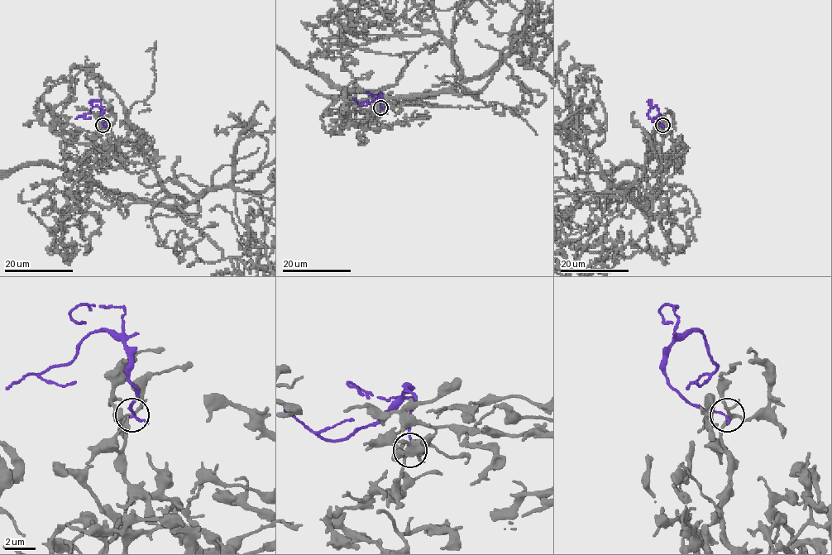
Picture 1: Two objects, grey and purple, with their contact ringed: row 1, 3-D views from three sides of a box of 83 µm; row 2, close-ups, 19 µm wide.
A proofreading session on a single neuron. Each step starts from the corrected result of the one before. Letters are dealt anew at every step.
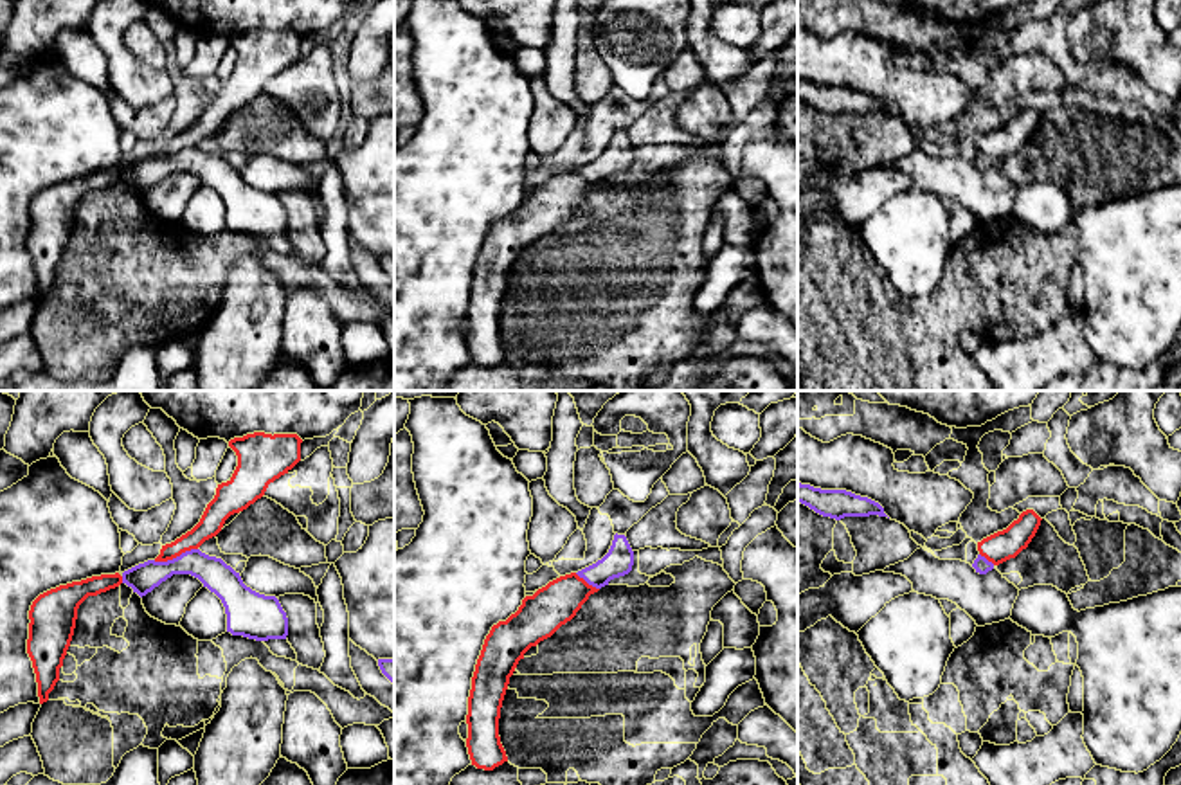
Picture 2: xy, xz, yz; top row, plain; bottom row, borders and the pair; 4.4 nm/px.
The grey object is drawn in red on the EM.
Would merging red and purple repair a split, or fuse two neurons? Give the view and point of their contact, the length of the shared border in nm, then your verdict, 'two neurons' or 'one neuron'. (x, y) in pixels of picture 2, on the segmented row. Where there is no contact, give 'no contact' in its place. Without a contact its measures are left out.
contact xy (175, 557); length 200 nm; two neurons

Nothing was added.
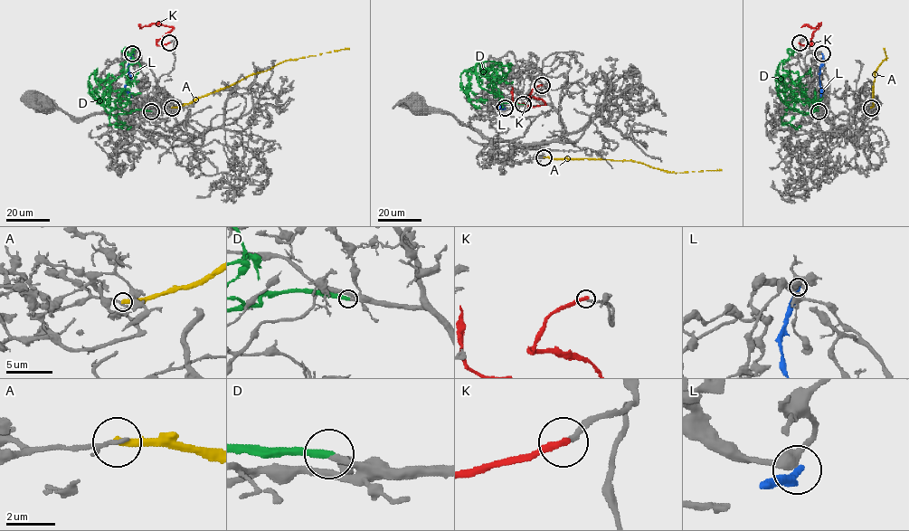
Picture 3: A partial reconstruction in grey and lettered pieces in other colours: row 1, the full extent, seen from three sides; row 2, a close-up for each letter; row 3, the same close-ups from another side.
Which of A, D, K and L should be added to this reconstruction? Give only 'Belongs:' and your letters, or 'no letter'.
Belongs: D

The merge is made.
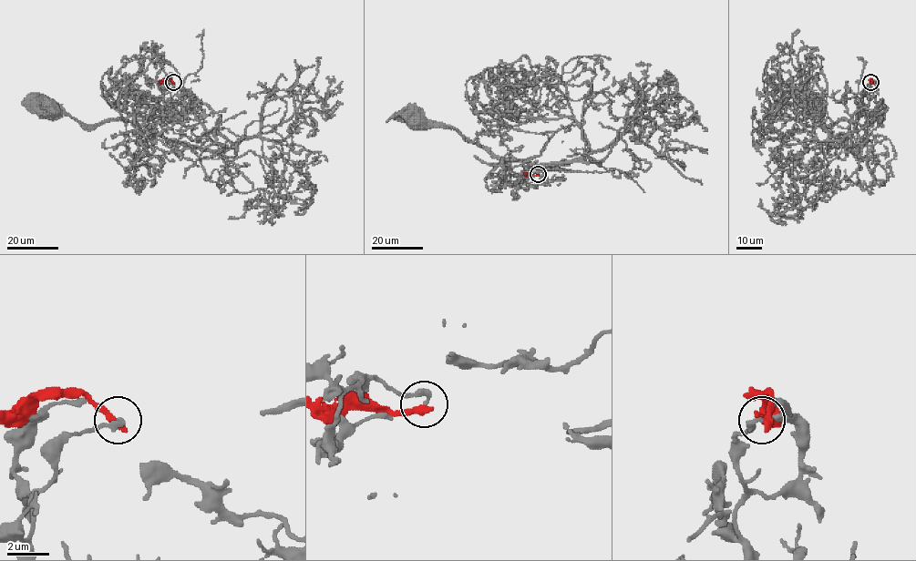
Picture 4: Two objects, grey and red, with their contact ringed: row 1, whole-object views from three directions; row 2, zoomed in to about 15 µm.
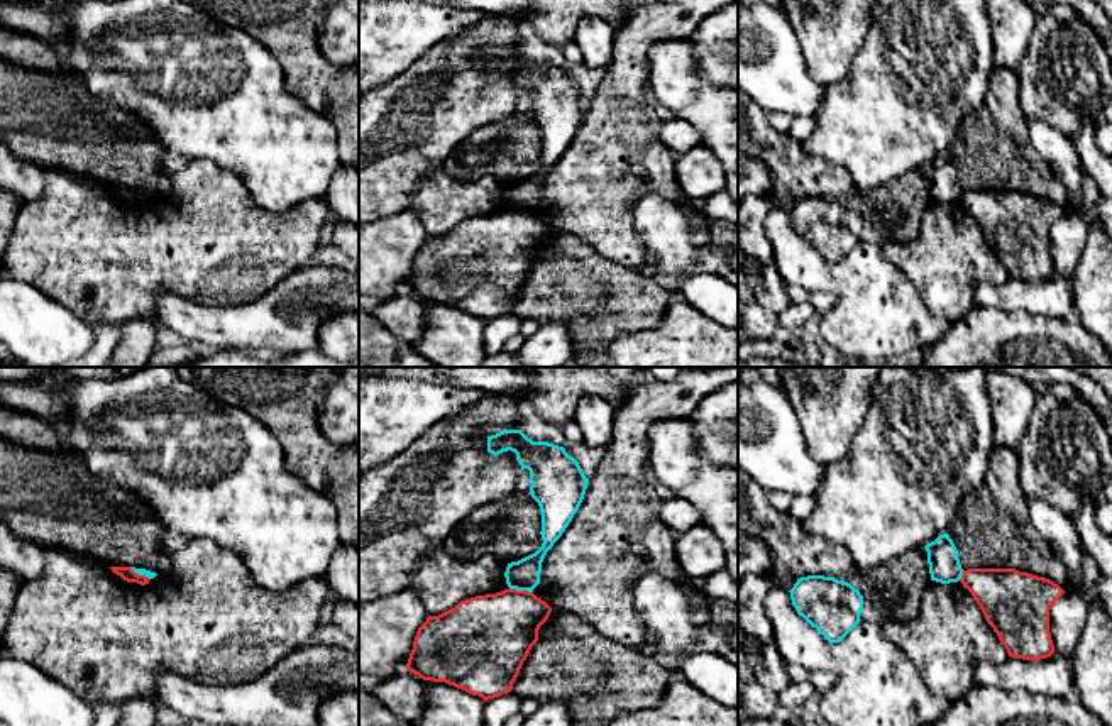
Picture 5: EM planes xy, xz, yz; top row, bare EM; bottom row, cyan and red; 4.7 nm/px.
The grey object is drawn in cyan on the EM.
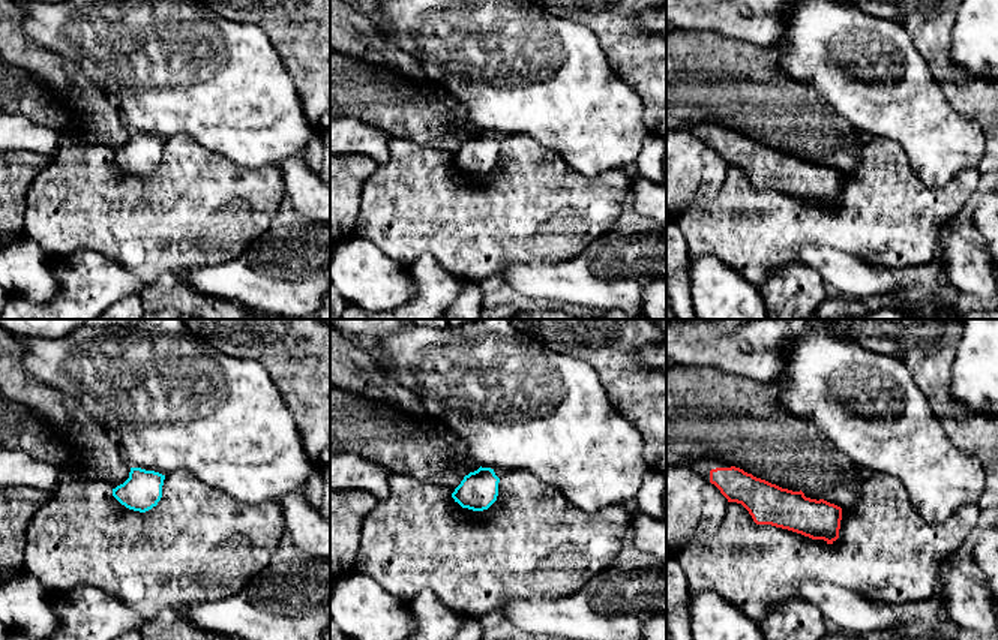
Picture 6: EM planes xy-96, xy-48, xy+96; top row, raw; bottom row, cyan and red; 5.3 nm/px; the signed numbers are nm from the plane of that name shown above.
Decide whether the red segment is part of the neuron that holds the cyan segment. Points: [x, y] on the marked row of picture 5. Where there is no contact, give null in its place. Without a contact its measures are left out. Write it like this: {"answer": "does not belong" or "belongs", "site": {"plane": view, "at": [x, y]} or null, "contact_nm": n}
{"answer": "does not belong", "site": {"plane": "xz", "at": [522, 589]}, "contact_nm": 110}

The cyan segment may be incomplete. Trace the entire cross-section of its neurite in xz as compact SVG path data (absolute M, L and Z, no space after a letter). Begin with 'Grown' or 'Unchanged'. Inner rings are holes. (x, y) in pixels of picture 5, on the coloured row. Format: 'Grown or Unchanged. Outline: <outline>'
Unchanged. Outline: M503 430L487 437L489 454L508 450L516 454L521 470L530 470L530 492L542 511L543 543L535 553L508 564L504 577L509 589L533 592L540 584L542 562L577 513L589 479L564 447L533 442L521 430Z

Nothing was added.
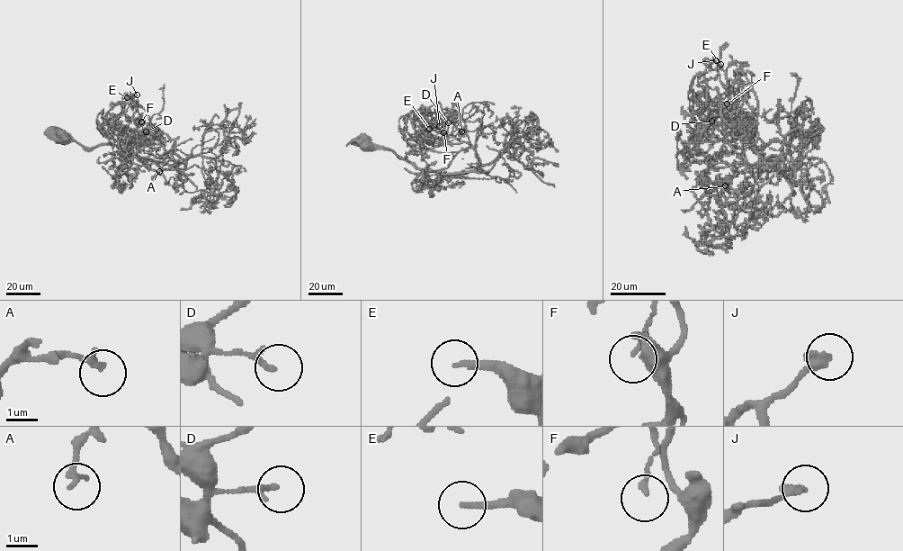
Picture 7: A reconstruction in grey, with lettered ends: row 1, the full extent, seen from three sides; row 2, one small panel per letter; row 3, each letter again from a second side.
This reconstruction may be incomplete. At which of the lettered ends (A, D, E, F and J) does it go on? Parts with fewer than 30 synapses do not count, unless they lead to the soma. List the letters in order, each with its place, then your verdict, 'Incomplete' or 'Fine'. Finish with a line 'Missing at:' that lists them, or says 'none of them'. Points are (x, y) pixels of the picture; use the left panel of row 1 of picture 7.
A: Place: (159, 171). Fine
D: Place: (146, 131). Fine
E: Place: (127, 97). Incomplete
F: Place: (141, 121). Fine
J: Place: (137, 94). Incomplete
Missing at: E, J

